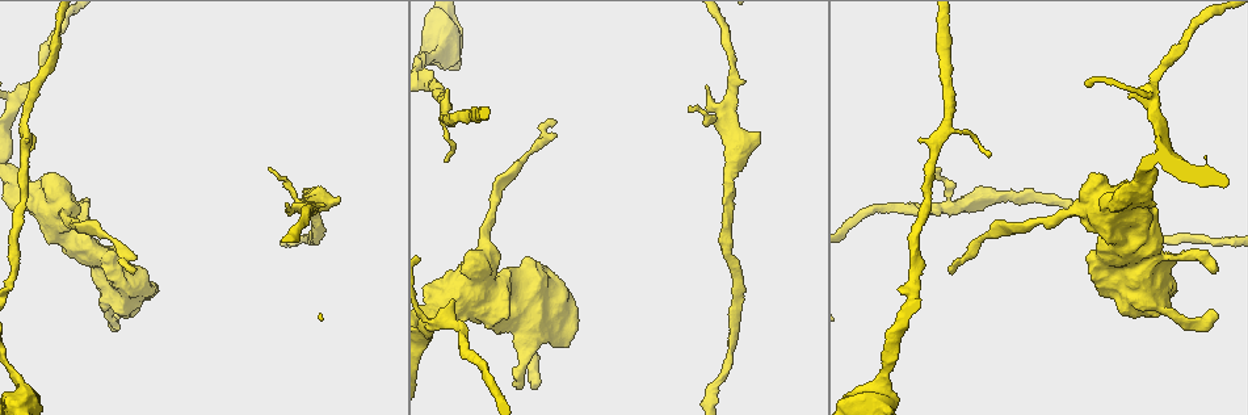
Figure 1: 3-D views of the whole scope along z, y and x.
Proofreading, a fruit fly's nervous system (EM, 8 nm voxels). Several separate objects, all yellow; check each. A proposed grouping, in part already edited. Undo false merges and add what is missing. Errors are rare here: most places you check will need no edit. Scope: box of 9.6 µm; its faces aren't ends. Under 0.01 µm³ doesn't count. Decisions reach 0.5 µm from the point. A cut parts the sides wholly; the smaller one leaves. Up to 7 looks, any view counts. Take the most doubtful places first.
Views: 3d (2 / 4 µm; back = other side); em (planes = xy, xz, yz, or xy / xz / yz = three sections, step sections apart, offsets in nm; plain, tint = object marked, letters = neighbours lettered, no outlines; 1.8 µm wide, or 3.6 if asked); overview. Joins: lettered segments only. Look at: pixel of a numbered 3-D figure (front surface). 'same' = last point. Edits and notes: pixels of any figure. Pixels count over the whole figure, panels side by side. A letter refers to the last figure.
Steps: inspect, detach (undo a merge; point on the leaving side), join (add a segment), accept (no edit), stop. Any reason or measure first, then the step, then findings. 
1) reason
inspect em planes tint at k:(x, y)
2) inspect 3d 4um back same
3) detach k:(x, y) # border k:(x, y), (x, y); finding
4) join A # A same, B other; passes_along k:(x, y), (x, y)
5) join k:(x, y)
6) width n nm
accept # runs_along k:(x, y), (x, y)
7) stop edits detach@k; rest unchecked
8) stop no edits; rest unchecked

free end
inspect em planes letters at 1:(531, 389)

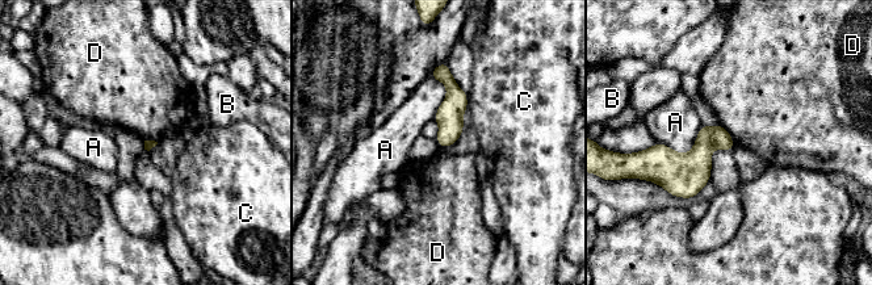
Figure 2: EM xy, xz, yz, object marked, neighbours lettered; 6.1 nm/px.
longest_contact A 300 nm
accept # A other, B other, C other, D other; none of them fits

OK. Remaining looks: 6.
inspect 3d 4um at 1:(918, 203)

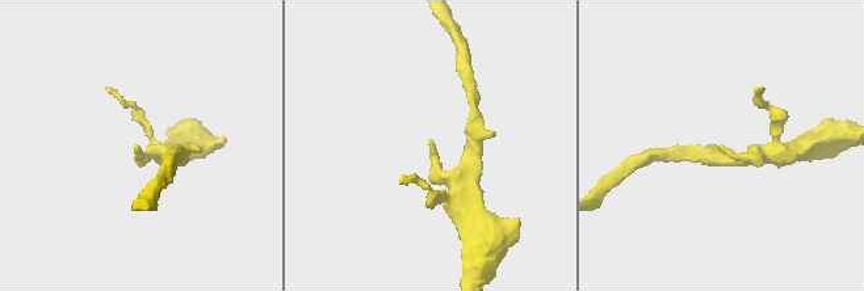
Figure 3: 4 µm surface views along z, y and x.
inspect em xz step 8 letters at 3:(431, 140)

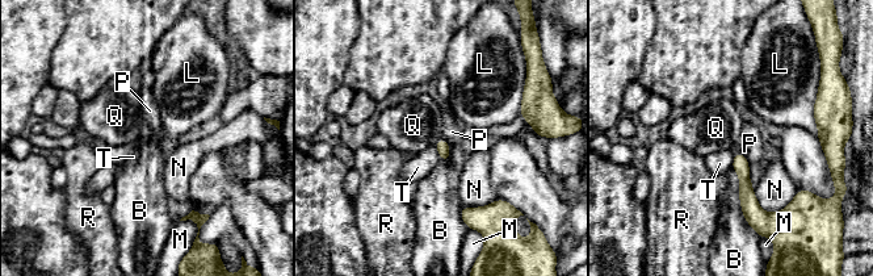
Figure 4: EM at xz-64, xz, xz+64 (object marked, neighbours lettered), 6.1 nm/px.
accept # B other, L other, M other, N other, P other, Q other, R other, T other; runs_along 4:(737, 155), (748, 204), (758, 214); none of them fits

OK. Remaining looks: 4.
an open end
inspect em planes letters at 1:(556, 122)

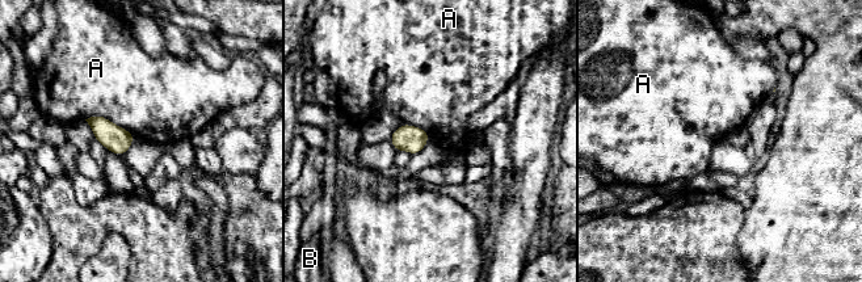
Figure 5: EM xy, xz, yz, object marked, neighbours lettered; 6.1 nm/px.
accept # A other, B other; border 5:(84, 120), (109, 118), (134, 138); none of them fits

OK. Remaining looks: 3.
stop no edits; rest unchecked

